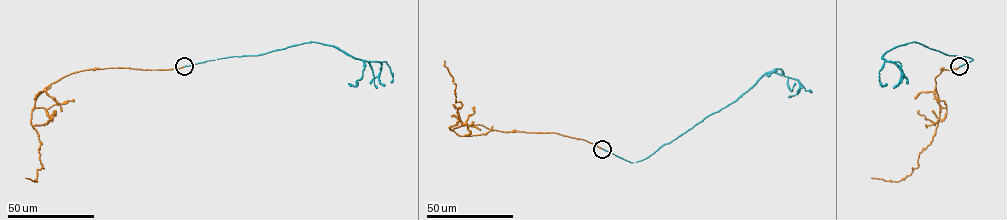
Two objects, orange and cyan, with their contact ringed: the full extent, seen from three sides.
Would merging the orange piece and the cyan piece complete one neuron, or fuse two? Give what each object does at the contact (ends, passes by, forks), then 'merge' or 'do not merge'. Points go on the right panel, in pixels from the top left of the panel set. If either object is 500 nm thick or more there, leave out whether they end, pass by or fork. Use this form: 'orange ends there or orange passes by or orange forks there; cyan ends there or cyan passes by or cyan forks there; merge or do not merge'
orange ends there; cyan ends there; merge

